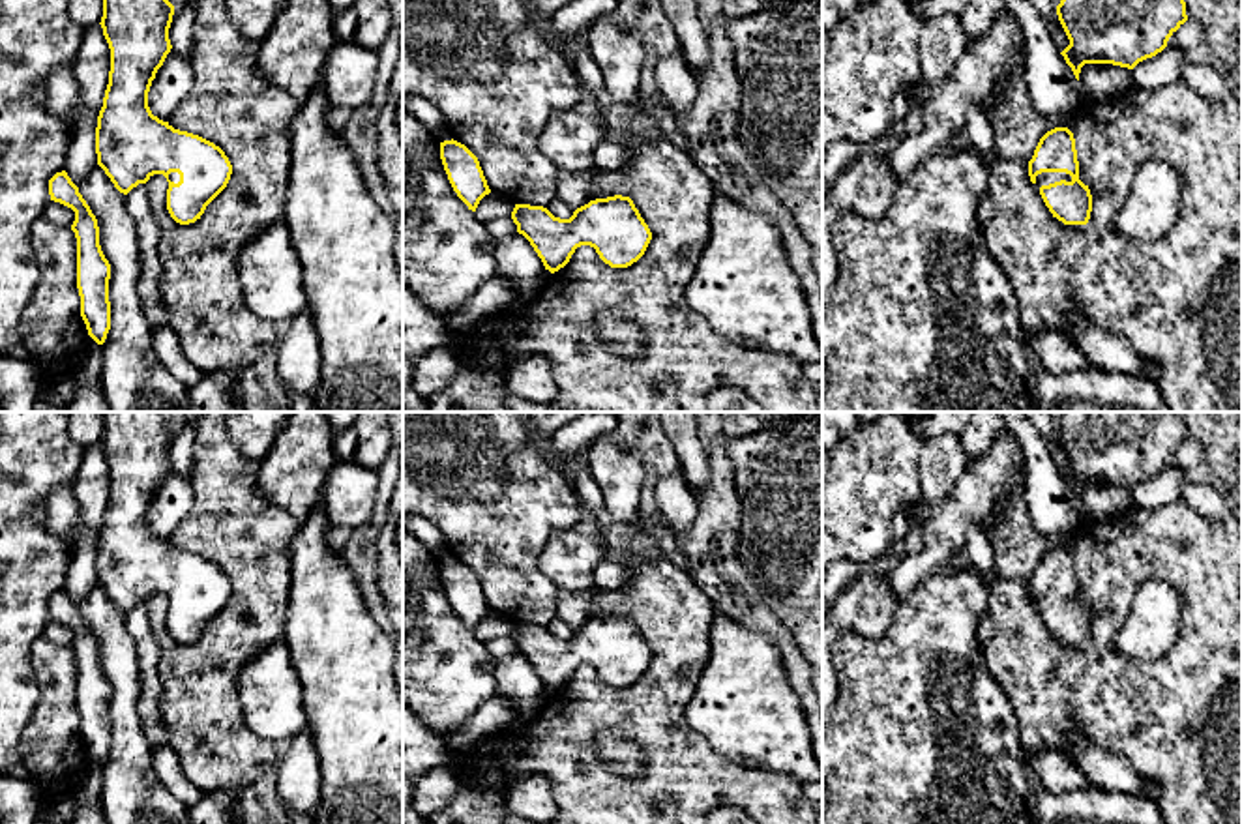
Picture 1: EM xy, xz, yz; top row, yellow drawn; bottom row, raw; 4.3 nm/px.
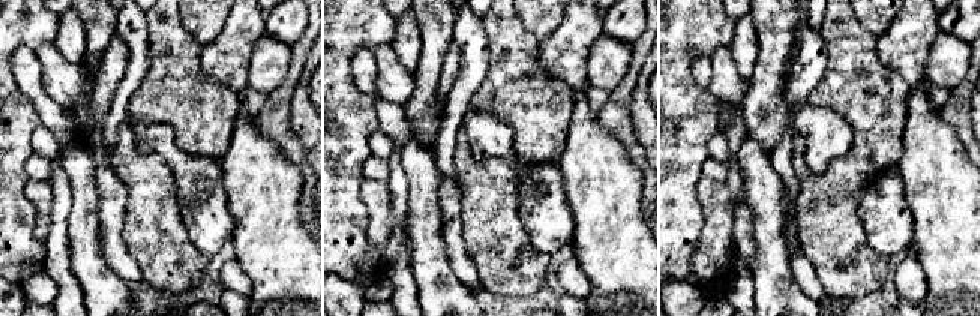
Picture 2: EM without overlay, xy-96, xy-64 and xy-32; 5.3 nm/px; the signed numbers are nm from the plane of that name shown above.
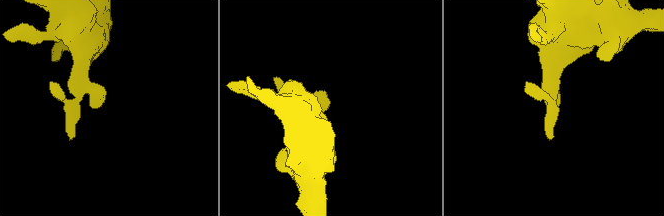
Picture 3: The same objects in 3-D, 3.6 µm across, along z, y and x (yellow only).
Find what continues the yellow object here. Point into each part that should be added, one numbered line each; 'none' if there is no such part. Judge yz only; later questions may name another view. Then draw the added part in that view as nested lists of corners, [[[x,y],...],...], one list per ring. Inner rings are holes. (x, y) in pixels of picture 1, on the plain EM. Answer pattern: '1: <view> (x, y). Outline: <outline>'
1: yz (1044, 598). Outline: [[[1042,592],[1036,596],[1036,607],[1040,609],[1042,605],[1049,605],[1049,603],[1055,603],[1055,601],[1060,601],[1060,599],[1066,599],[1066,601],[1072,601],[1072,596],[1066,594],[1066,592]]]

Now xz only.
none

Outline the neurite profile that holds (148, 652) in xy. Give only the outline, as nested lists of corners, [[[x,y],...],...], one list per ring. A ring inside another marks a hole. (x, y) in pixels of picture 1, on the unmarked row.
[[[139,603],[126,614],[126,627],[135,642],[140,672],[140,697],[137,712],[142,730],[152,747],[169,743],[163,712],[159,680],[161,648],[152,633],[146,603]]]

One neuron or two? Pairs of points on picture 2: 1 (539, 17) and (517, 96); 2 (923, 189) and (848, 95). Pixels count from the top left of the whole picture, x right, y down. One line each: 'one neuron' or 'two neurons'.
1: two neurons
2: two neurons

